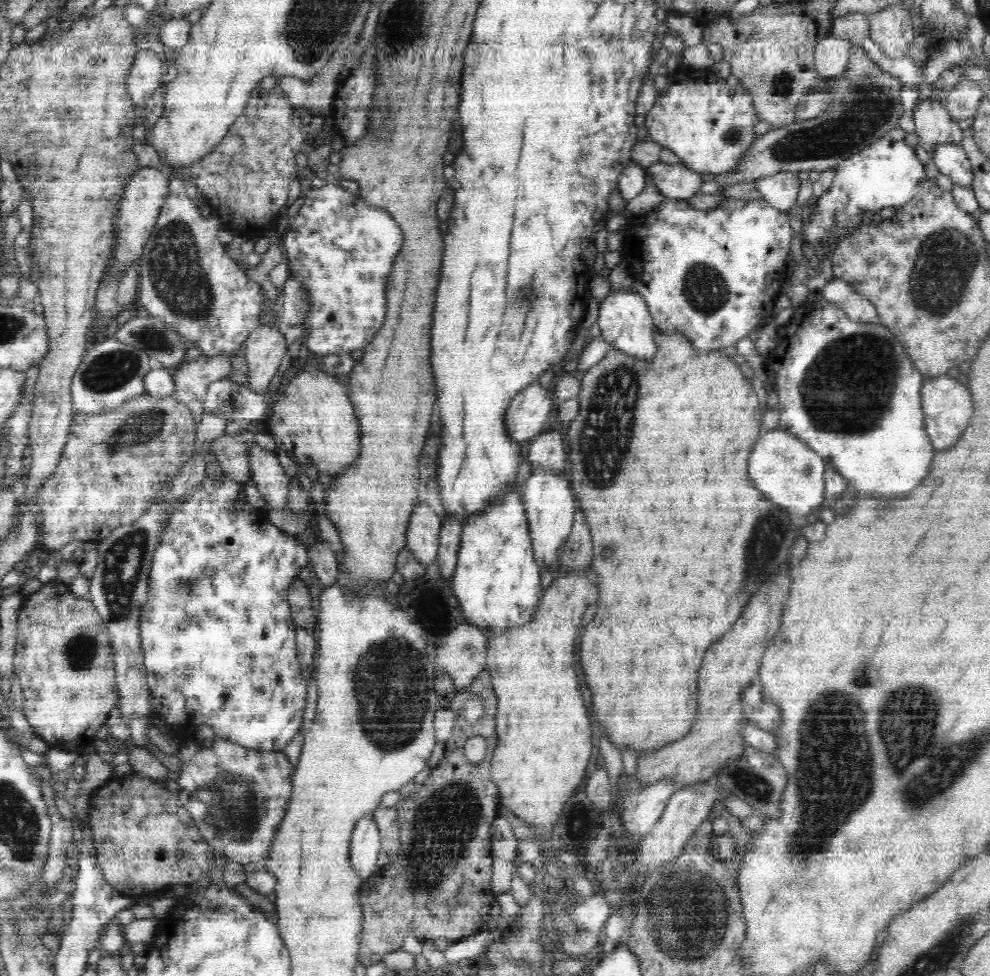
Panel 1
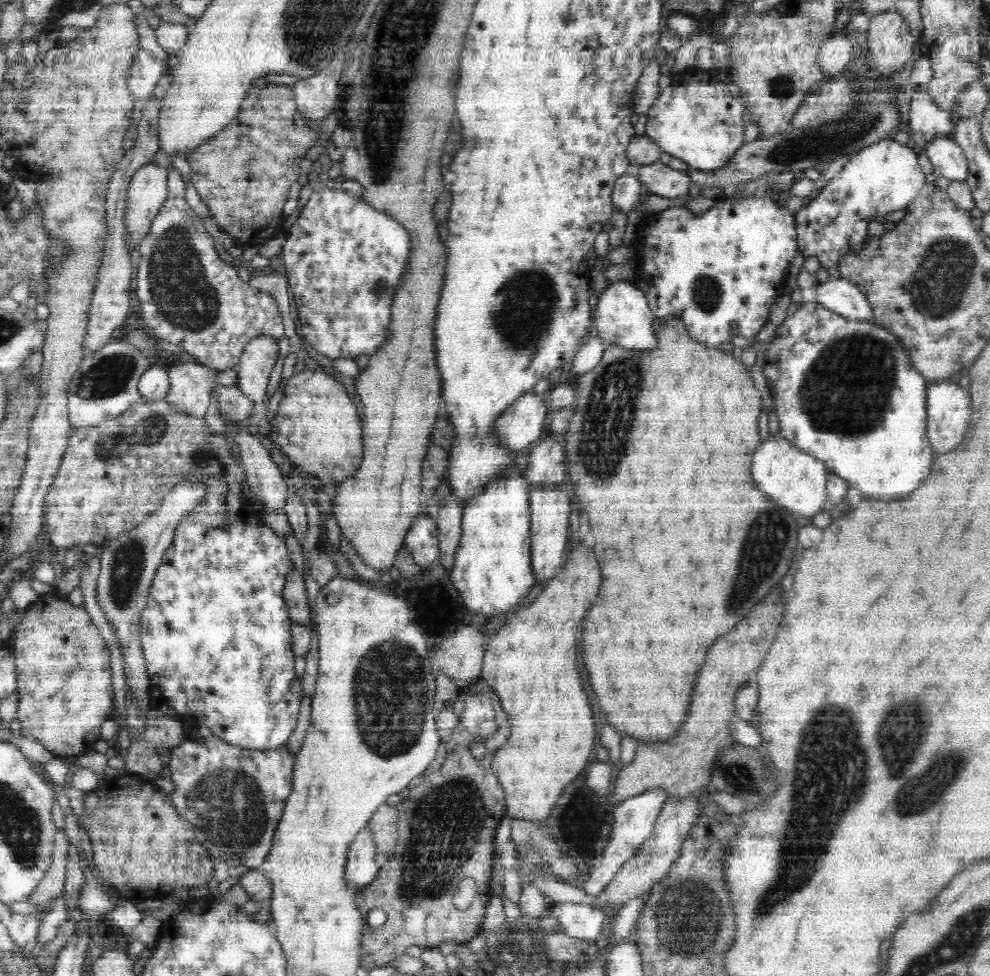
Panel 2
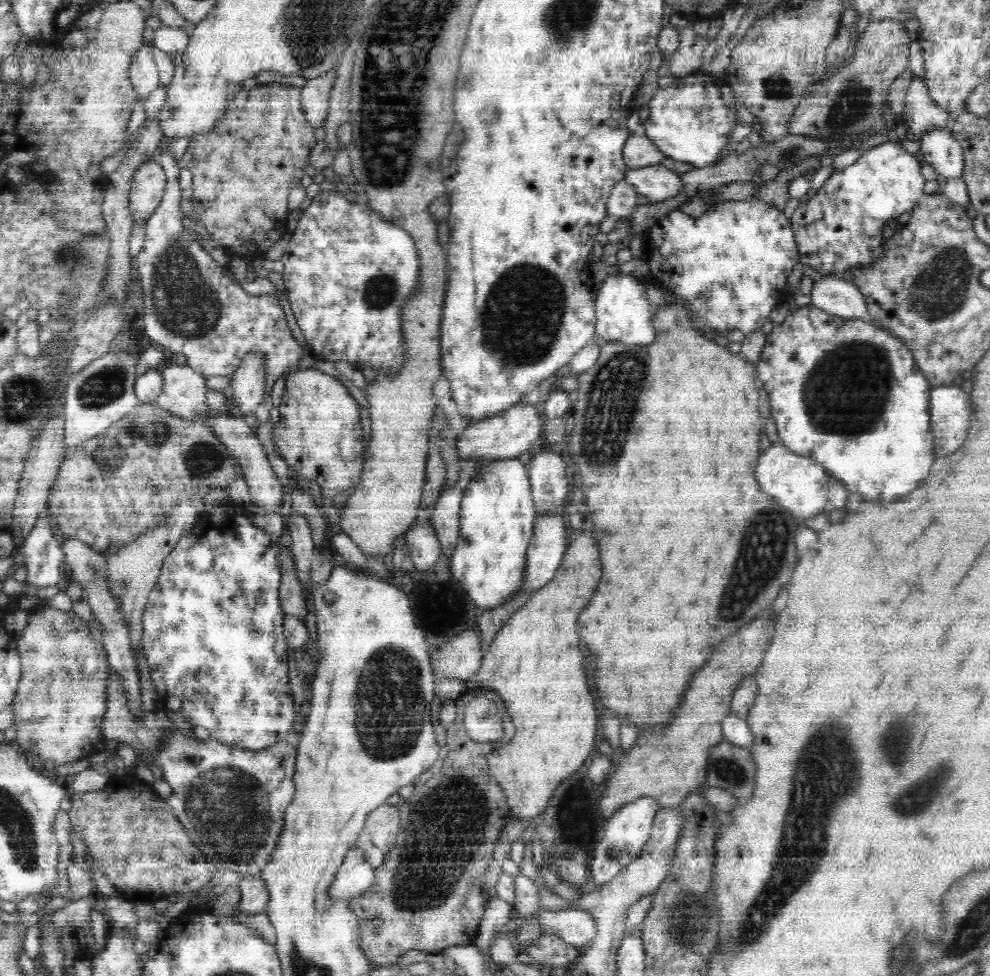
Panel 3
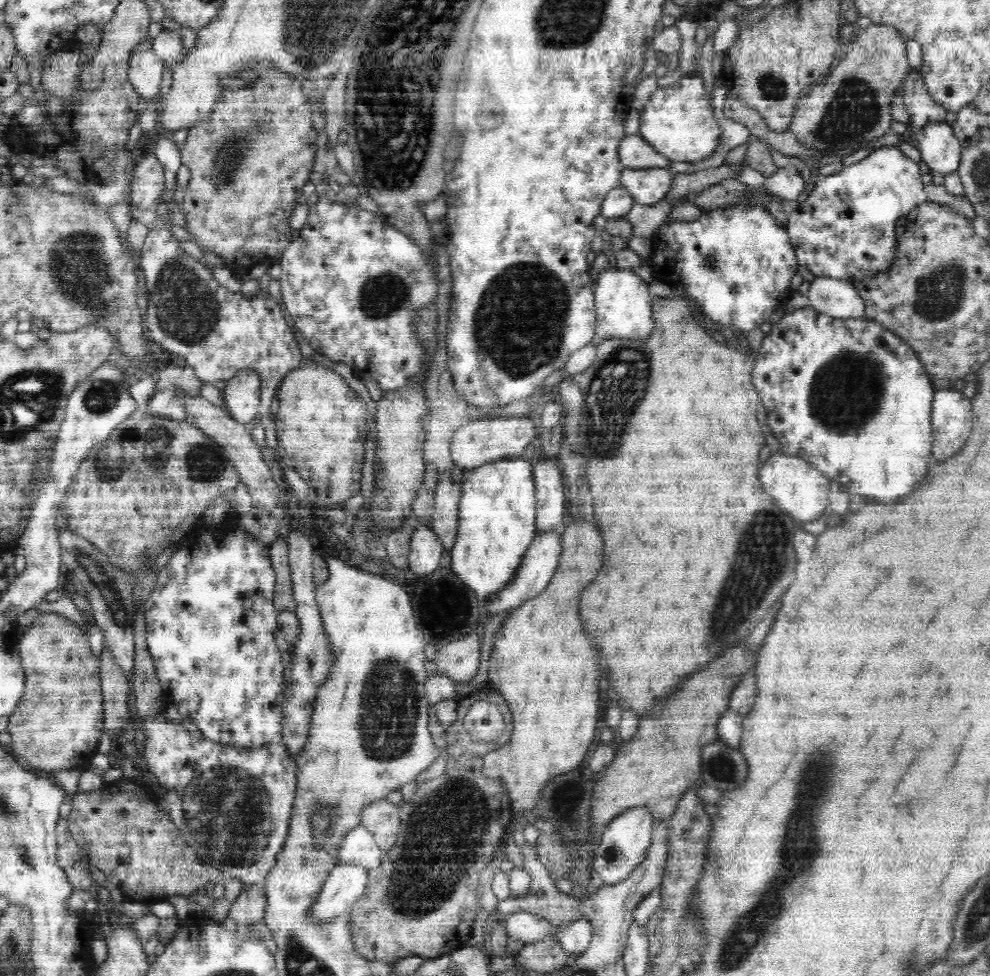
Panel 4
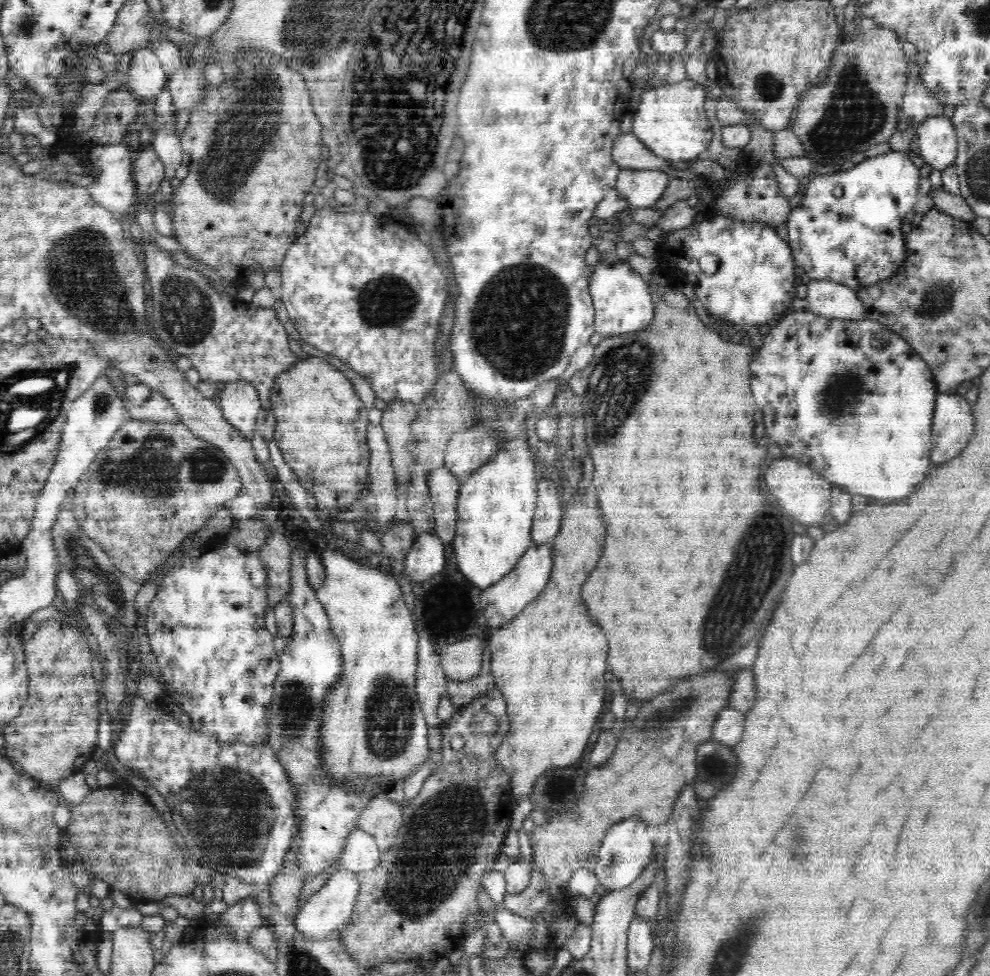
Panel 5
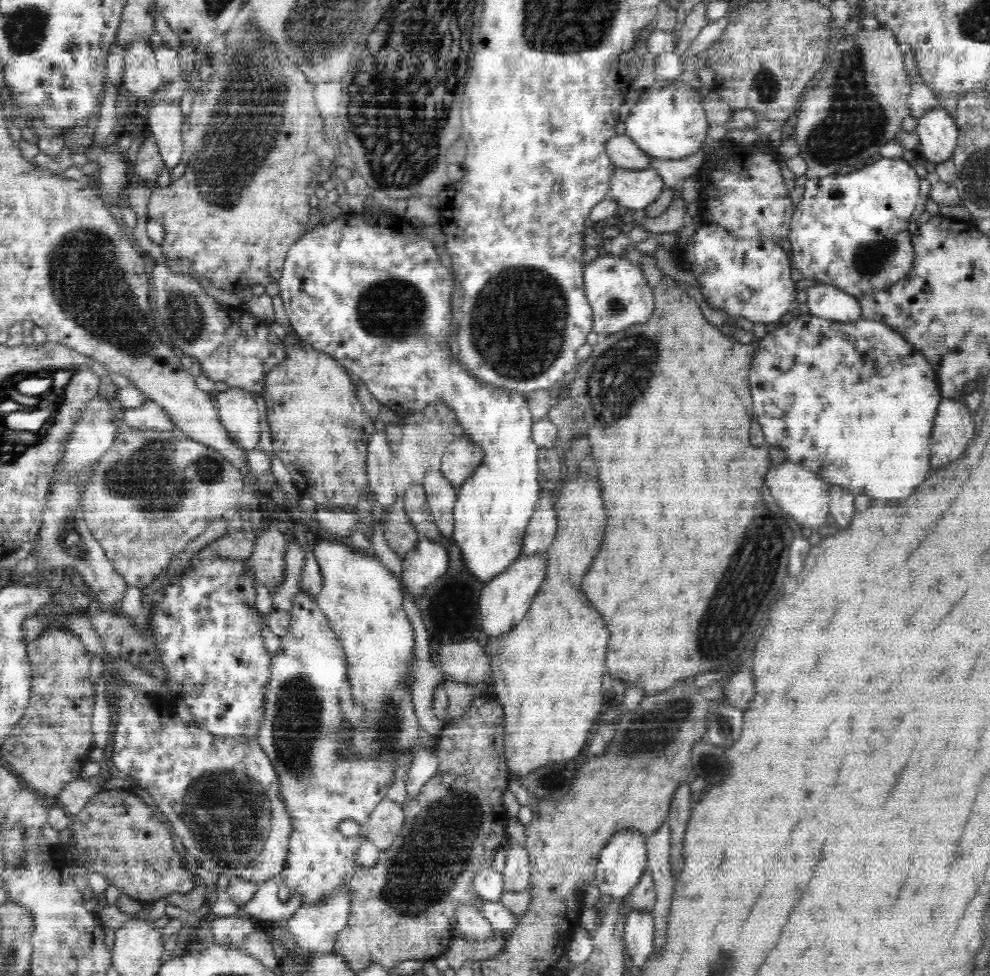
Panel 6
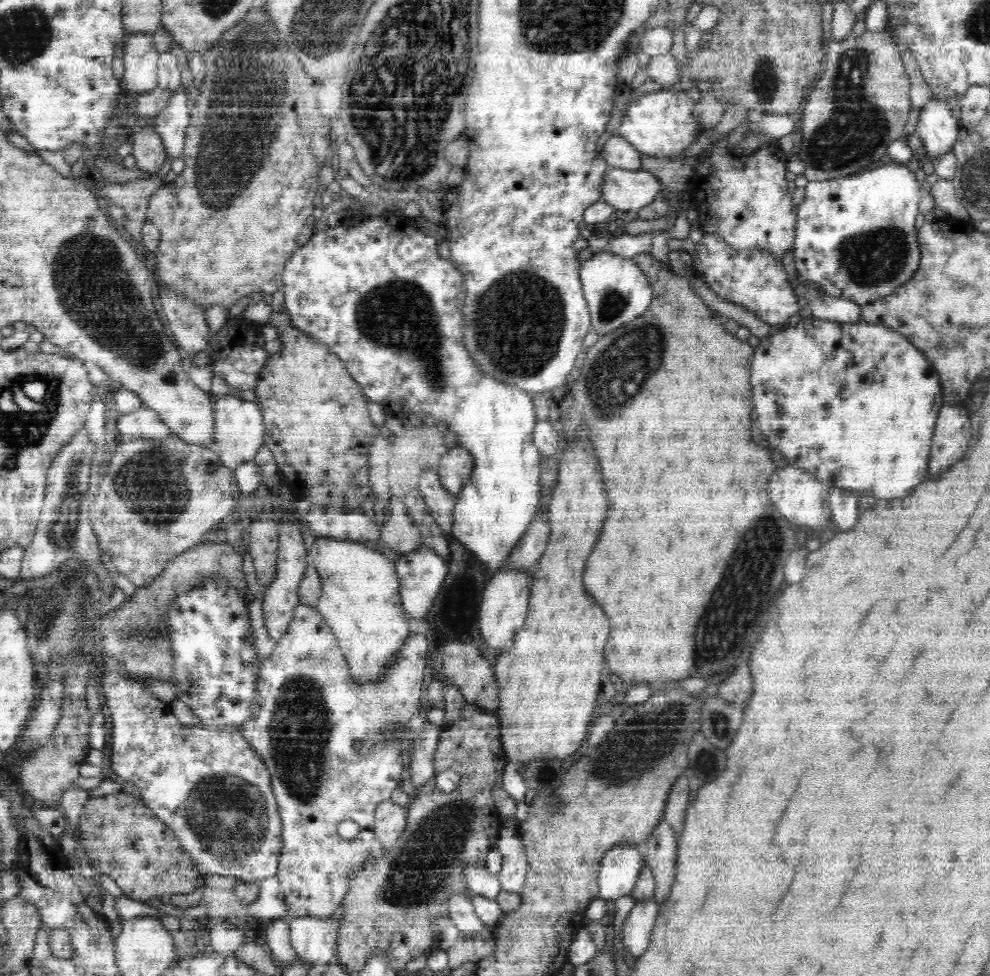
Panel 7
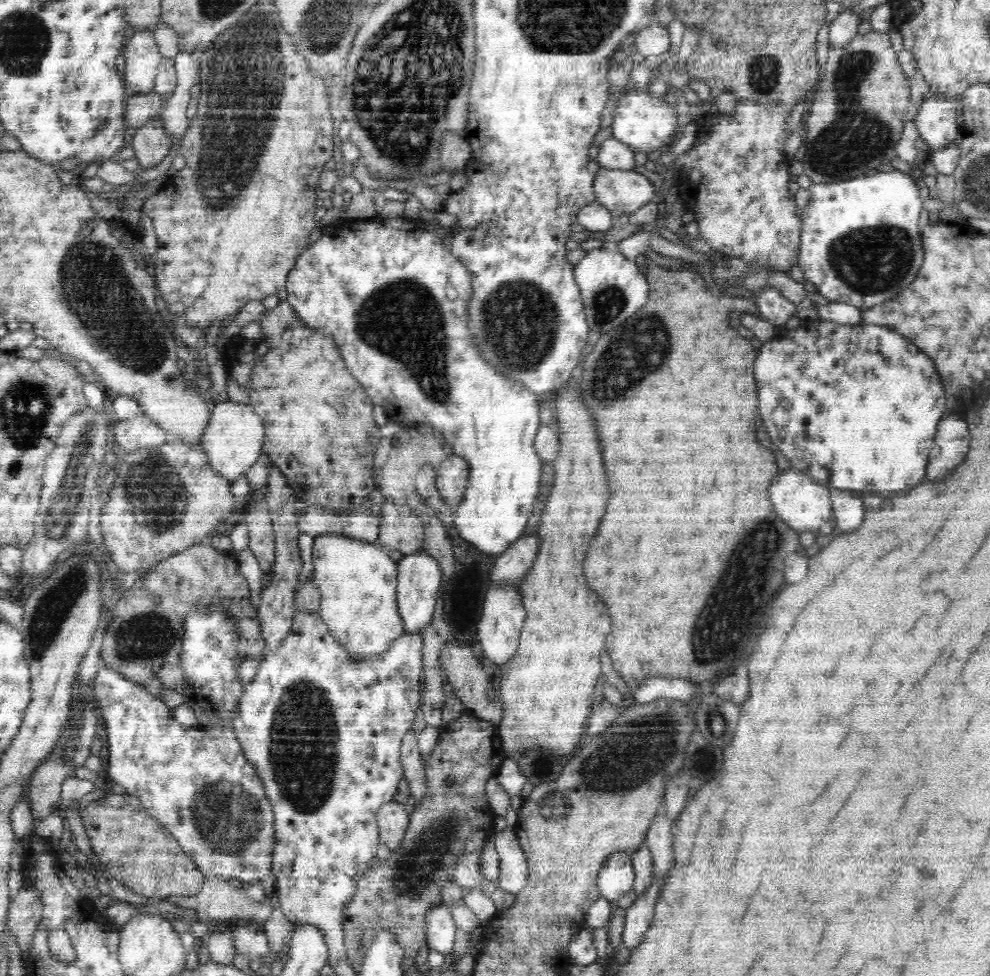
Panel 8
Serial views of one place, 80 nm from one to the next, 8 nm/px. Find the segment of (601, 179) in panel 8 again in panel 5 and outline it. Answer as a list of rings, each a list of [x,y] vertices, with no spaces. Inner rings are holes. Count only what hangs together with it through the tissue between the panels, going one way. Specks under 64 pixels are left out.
[[[621,169],[617,178],[616,189],[626,198],[630,206],[651,207],[663,196],[670,176],[662,170]]]

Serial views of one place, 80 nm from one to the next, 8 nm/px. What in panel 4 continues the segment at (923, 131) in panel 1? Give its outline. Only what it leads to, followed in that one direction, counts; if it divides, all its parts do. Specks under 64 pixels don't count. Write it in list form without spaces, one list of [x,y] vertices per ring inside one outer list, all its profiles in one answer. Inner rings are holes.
[[[910,68],[903,79],[902,87],[902,98],[909,116],[909,133],[922,128],[926,123],[946,120],[947,110],[928,94],[924,79],[917,69]]]

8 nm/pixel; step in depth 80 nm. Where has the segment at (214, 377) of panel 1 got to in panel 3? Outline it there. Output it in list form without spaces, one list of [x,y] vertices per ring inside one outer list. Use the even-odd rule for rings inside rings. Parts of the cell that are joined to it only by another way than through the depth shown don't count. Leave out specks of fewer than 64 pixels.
[[[161,366],[164,390],[155,404],[172,415],[188,420],[198,420],[209,409],[206,390],[207,379],[186,366]]]

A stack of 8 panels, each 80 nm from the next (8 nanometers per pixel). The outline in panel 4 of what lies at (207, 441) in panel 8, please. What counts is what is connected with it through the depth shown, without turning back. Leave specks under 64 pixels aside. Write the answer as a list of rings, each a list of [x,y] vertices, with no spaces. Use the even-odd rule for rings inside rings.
[[[242,370],[226,382],[223,390],[223,408],[236,422],[250,424],[256,418],[261,404],[260,378],[254,370]]]

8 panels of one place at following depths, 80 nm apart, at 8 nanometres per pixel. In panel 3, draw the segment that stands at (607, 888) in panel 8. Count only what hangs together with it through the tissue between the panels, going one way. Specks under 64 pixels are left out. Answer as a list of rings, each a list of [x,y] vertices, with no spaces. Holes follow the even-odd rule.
[[[651,796],[638,798],[630,804],[619,808],[606,821],[604,828],[604,838],[597,844],[594,858],[587,863],[589,882],[587,890],[598,890],[601,884],[610,882],[620,871],[625,870],[632,862],[635,862],[648,843],[655,814],[658,812],[658,803]]]

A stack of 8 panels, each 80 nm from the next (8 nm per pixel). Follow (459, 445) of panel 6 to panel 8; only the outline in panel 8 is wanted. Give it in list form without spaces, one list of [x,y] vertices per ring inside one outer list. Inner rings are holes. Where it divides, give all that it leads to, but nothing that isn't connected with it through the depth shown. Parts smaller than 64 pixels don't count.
[[[458,454],[444,458],[436,467],[436,474],[436,489],[443,501],[454,510],[468,485],[469,466],[466,458],[460,458]]]

